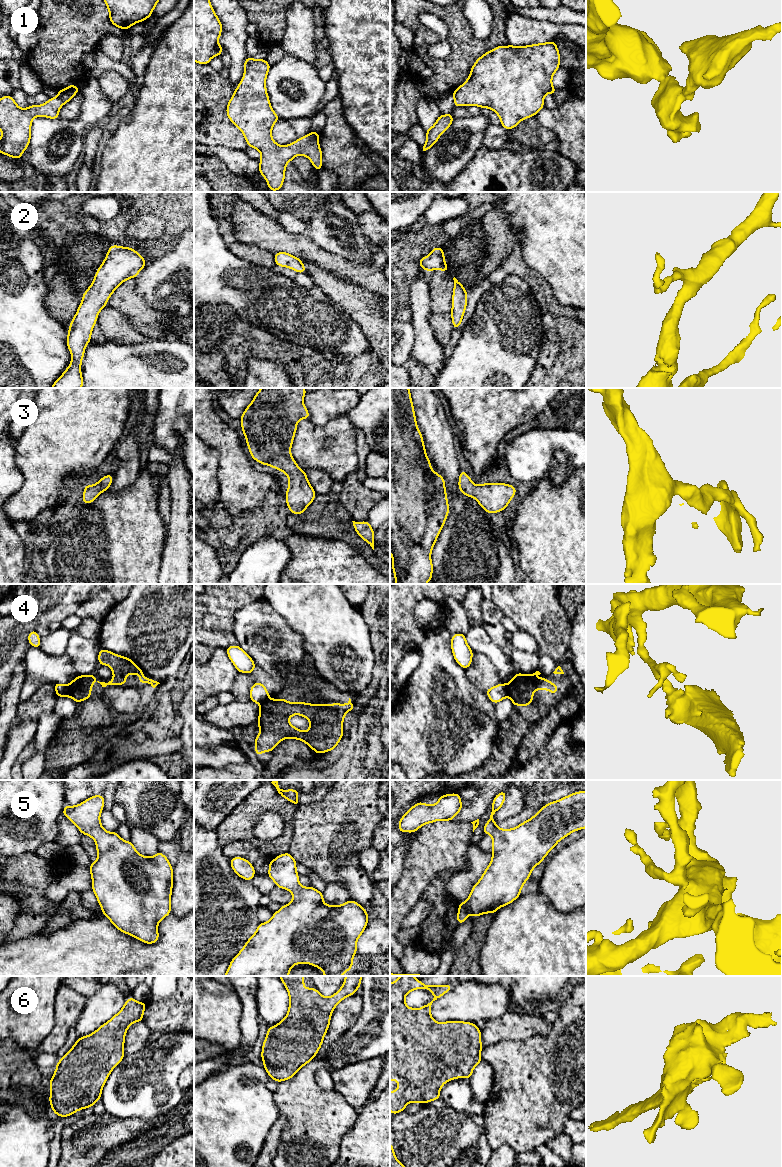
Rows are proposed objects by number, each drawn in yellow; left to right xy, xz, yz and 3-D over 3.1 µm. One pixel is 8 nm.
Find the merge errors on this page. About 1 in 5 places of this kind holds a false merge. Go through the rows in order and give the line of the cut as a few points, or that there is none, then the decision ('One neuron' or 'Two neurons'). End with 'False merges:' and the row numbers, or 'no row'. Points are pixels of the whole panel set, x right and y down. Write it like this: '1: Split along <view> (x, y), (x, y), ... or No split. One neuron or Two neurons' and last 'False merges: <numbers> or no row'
1: No split. One neuron
2: No split. One neuron
3: No split. One neuron
4: Split along xy (66, 685), (70, 696). Two neurons
5: No split. One neuron
6: No split. One neuron
False merges: 4

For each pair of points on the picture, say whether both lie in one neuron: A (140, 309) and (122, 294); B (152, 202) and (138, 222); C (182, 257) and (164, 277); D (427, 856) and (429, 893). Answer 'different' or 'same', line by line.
A: same
B: same
C: same
D: different

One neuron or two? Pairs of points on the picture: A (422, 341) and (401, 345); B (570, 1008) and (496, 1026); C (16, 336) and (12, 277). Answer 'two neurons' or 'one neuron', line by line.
A: two neurons
B: two neurons
C: one neuron

